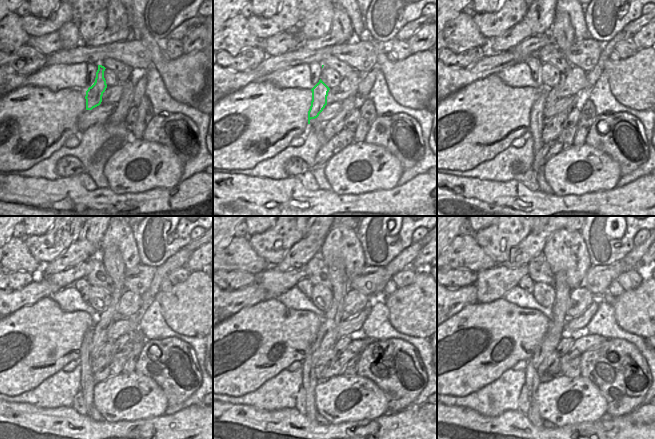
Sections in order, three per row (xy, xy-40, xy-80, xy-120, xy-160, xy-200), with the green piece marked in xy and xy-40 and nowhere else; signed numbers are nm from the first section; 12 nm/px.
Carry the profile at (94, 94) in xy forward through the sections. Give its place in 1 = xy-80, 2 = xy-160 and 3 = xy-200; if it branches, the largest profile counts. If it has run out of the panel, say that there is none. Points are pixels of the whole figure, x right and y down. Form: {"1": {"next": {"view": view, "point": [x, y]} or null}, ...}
{"1": {"next": {"view": "xy-80", "point": [537, 122]}}, "2": {"next": {"view": "xy-160", "point": [309, 380]}}, "3": {"next": {"view": "xy-200", "point": [532, 380]}}}

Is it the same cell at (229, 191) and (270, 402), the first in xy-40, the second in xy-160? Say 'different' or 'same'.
different

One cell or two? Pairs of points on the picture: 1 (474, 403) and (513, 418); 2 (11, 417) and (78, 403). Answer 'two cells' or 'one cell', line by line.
1: two cells
2: two cells

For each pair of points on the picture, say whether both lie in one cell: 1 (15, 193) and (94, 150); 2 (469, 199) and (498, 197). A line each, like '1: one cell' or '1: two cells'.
1: two cells
2: one cell

